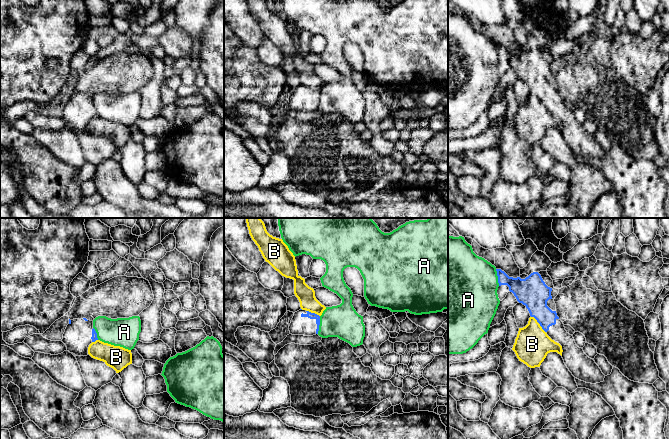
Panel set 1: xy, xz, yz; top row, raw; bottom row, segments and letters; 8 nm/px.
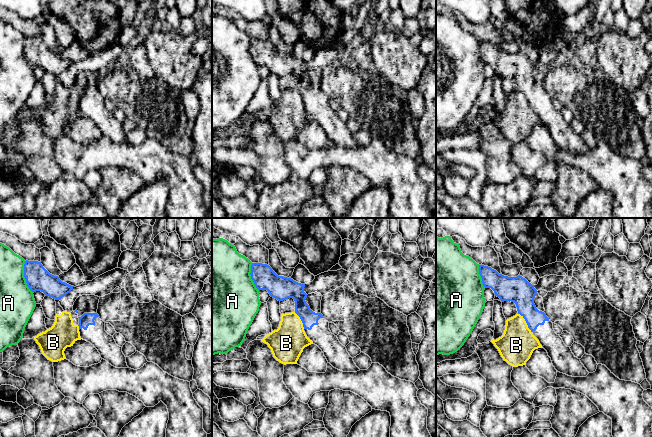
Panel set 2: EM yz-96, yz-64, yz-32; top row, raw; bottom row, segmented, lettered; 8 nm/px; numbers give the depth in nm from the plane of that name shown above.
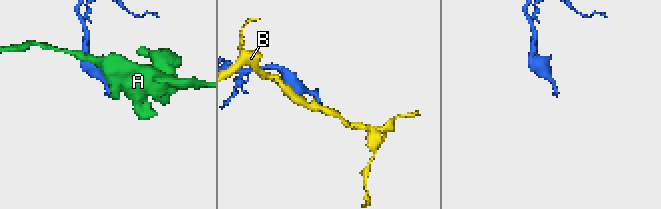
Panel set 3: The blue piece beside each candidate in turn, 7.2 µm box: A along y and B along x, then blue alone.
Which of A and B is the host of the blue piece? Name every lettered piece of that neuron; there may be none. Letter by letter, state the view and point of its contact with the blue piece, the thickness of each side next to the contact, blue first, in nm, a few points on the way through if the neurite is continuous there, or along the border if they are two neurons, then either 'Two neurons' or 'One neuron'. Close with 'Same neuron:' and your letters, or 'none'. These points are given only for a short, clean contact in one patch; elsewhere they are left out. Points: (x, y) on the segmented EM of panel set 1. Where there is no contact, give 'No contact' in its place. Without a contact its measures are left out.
A: Touches blue at xz (319, 324). Thickness 50 nm (blue) against 260 nm. Two neurons
B: Touches blue at yz (539, 323). Thickness 240 nm (blue) against 280 nm. Two neurons
Same neuron: none

